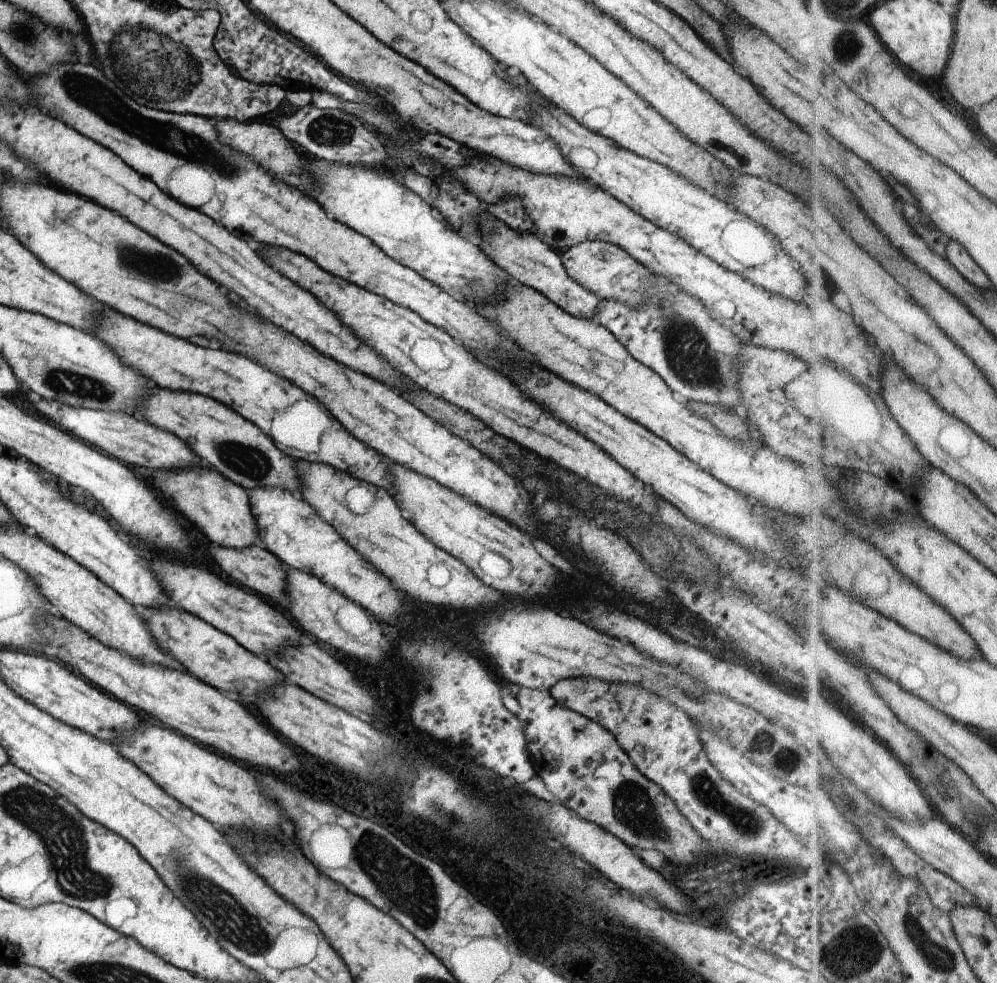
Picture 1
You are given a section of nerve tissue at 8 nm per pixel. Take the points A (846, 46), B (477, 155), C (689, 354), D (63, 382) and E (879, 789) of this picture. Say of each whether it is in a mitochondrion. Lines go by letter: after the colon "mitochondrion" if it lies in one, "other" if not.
A: mitochondrion
B: other
C: mitochondrion
D: mitochondrion
E: other

